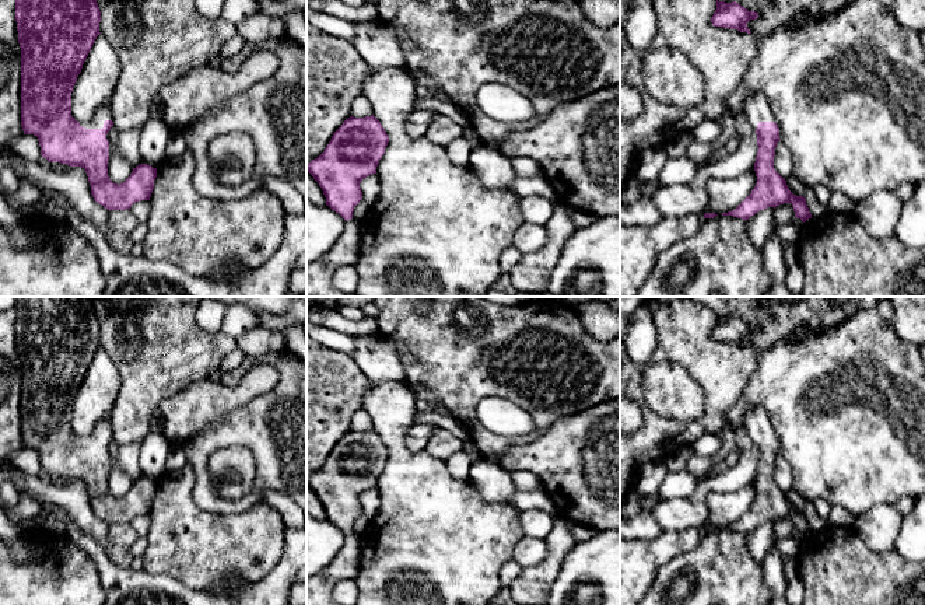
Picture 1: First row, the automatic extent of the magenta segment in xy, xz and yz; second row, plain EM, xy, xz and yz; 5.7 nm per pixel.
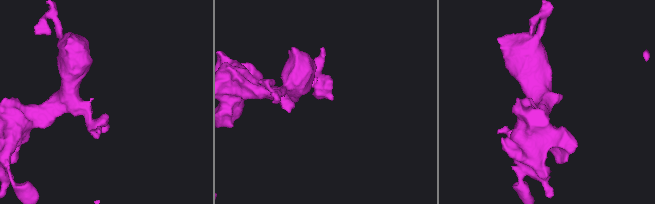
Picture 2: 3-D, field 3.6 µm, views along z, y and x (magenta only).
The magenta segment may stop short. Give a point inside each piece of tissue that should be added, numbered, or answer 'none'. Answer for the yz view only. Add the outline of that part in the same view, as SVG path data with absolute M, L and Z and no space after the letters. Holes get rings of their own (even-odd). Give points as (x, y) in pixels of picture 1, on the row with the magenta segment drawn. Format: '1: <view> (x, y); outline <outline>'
1: yz (756, 108); outline M750 94L744 99L744 116L756 130L760 122L774 122L775 116L763 94Z

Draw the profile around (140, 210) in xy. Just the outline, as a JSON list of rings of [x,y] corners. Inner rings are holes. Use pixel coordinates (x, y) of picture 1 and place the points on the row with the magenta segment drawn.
[[[140,200],[133,203],[130,211],[139,223],[147,223],[150,217],[150,200]]]

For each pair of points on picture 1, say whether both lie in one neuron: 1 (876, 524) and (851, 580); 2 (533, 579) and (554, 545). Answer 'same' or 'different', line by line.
1: different
2: same

